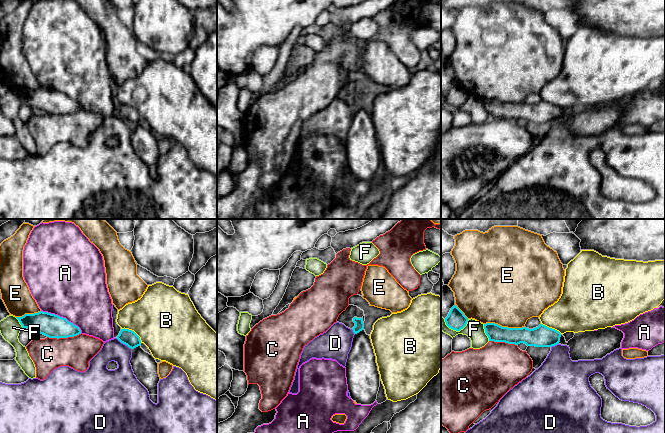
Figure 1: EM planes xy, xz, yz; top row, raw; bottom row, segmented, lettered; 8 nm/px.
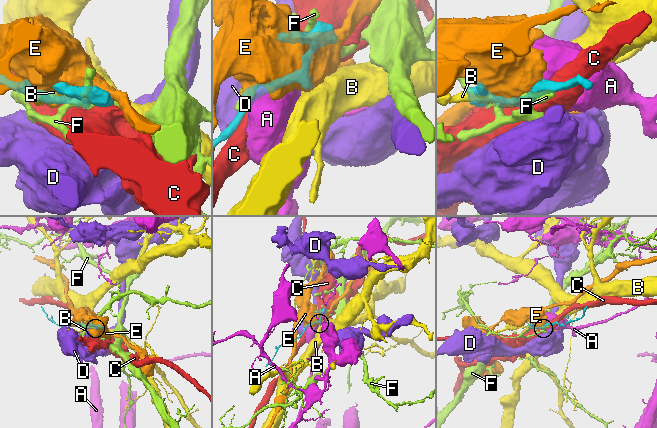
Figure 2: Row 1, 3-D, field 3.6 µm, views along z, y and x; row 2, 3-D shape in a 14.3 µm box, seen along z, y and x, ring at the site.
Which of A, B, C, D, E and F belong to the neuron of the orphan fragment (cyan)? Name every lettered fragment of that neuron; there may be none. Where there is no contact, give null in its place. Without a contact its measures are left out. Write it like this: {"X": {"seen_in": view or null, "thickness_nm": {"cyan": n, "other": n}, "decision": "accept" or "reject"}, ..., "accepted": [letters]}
{"A": {"seen_in": "xy", "thickness_nm": {"cyan": 190, "other": 500}, "decision": "reject"}, "B": {"seen_in": "xy", "thickness_nm": {"cyan": 130, "other": 460}, "decision": "reject"}, "C": {"seen_in": "xy", "thickness_nm": {"cyan": 190, "other": 260}, "decision": "reject"}, "D": {"seen_in": "xy", "thickness_nm": {"cyan": 130, "other": 180}, "decision": "reject"}, "E": {"seen_in": "yz", "thickness_nm": {"cyan": 140, "other": 480}, "decision": "reject"}, "F": {"seen_in": "yz", "thickness_nm": {"cyan": 140, "other": 150}, "decision": "reject"}, "accepted": []}

